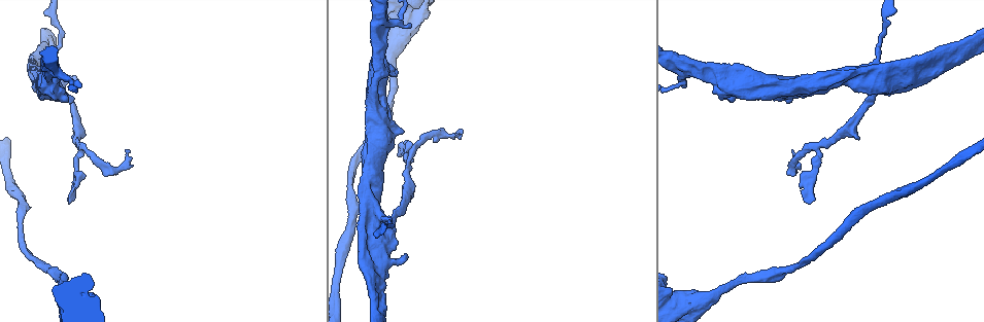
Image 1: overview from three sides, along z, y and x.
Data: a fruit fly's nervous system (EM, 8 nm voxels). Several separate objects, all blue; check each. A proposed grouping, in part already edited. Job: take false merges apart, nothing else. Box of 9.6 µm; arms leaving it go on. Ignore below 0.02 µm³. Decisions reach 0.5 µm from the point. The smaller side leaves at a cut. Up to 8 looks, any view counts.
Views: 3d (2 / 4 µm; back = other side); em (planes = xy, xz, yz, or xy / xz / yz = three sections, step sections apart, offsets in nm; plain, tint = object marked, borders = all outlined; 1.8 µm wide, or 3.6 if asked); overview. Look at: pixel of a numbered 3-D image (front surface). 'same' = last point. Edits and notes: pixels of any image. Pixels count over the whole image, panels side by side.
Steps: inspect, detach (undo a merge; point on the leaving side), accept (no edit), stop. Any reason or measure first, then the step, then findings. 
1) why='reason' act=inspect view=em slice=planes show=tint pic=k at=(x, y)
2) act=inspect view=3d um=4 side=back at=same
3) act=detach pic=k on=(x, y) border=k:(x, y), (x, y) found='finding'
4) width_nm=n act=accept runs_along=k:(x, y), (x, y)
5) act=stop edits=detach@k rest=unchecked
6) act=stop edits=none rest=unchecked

why='two arms in line, one across' act=inspect view=em slice=xy step=4 show=tint pic=1 at=(78, 146)

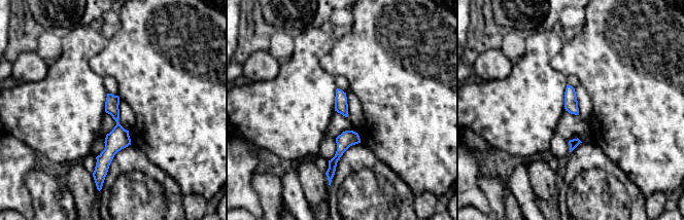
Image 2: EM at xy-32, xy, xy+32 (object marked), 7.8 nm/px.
act=accept runs_along=2:(109, 96), (117, 139), (100, 173) found='continuous, no second neuron'

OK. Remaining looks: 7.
why='arms run side by side' act=inspect view=3d um=4 pic=1 at=(871, 74)

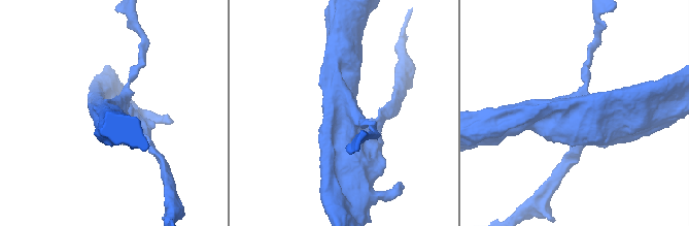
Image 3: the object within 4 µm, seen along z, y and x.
why='need the tissue' act=inspect view=em slice=planes show=tint pic=3 at=(352, 115)

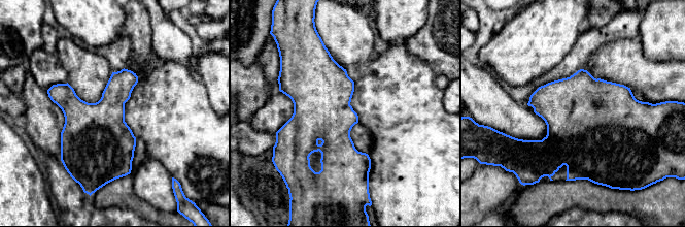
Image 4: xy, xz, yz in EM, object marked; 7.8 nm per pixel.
act=accept found='all the same neuron'

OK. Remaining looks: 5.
why='a fork' act=inspect view=3d um=4 pic=1 at=(376, 103)

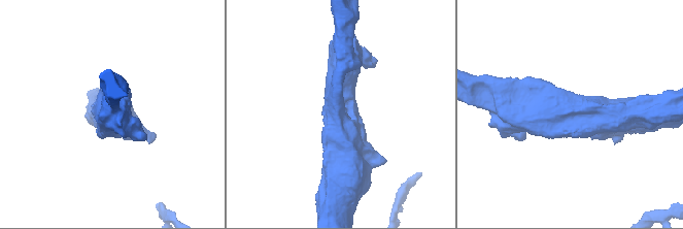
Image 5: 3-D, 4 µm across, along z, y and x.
act=inspect view=em um=3.6 slice=yz step=8 show=tint pic=5 at=(338, 115)

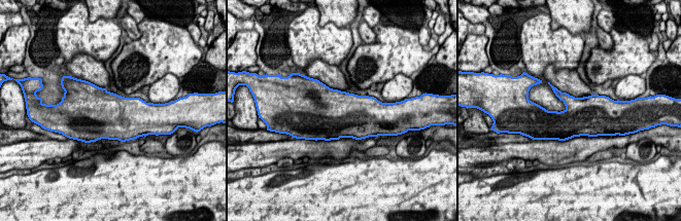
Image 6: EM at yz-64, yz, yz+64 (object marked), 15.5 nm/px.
act=accept found='continuous, no second neuron'

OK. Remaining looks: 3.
act=stop edits=none rest=unchecked

